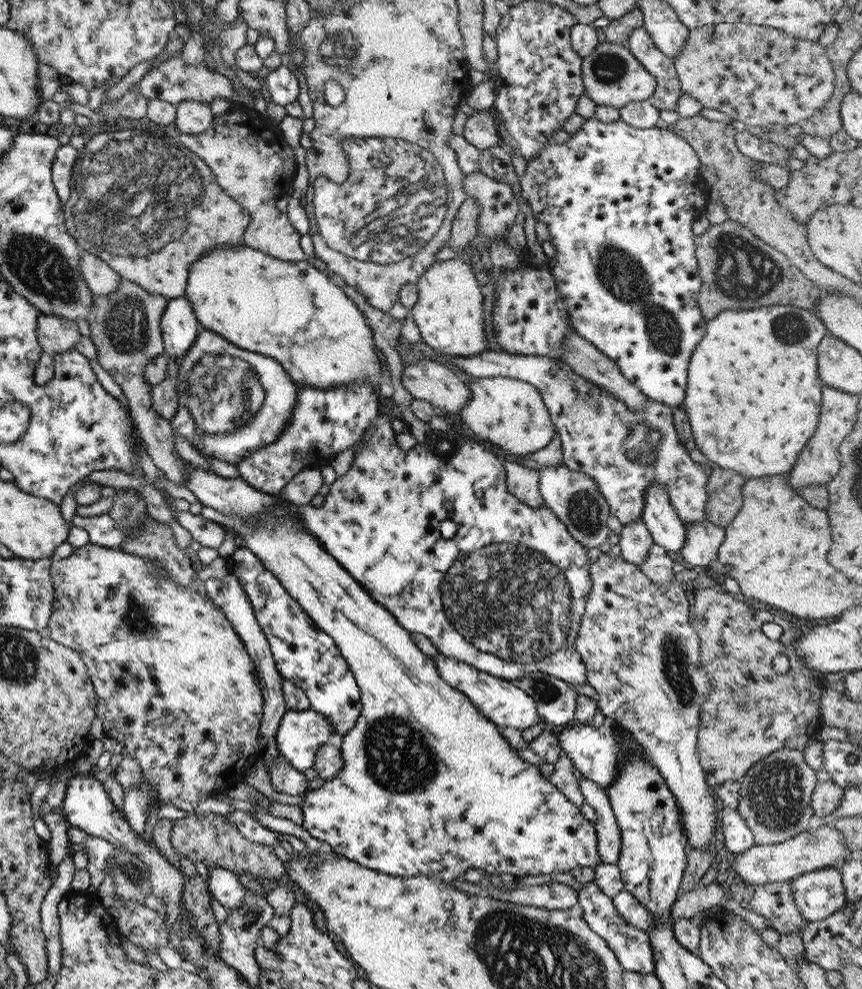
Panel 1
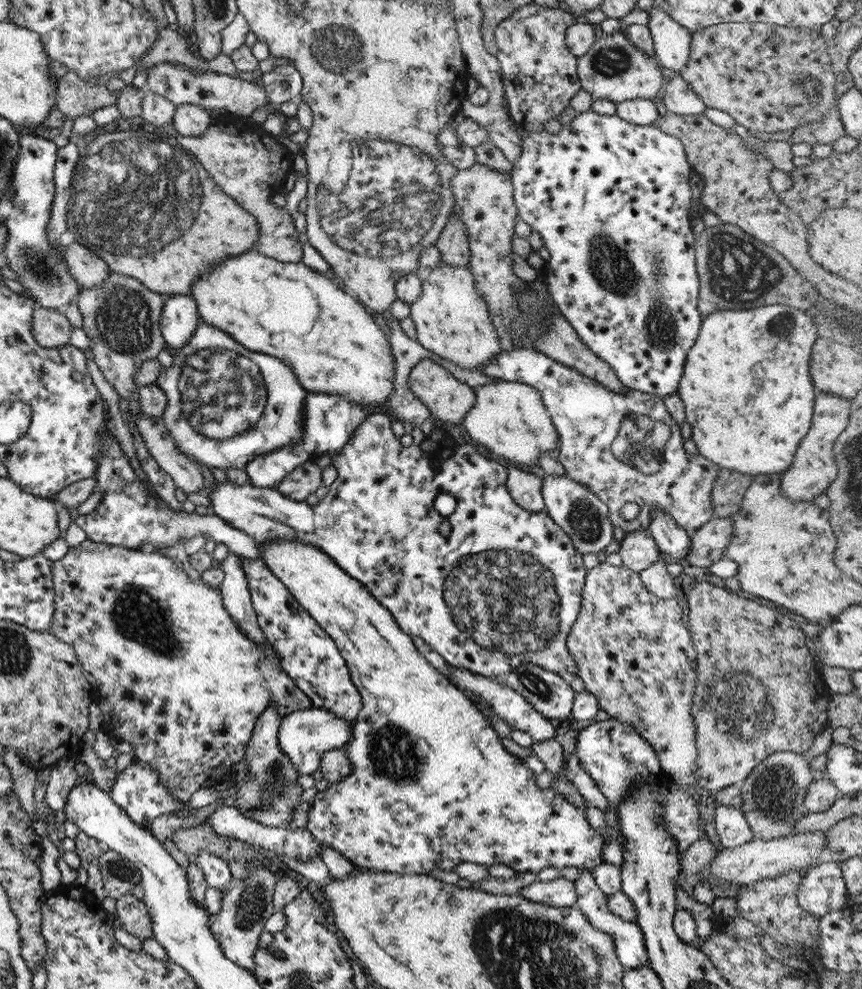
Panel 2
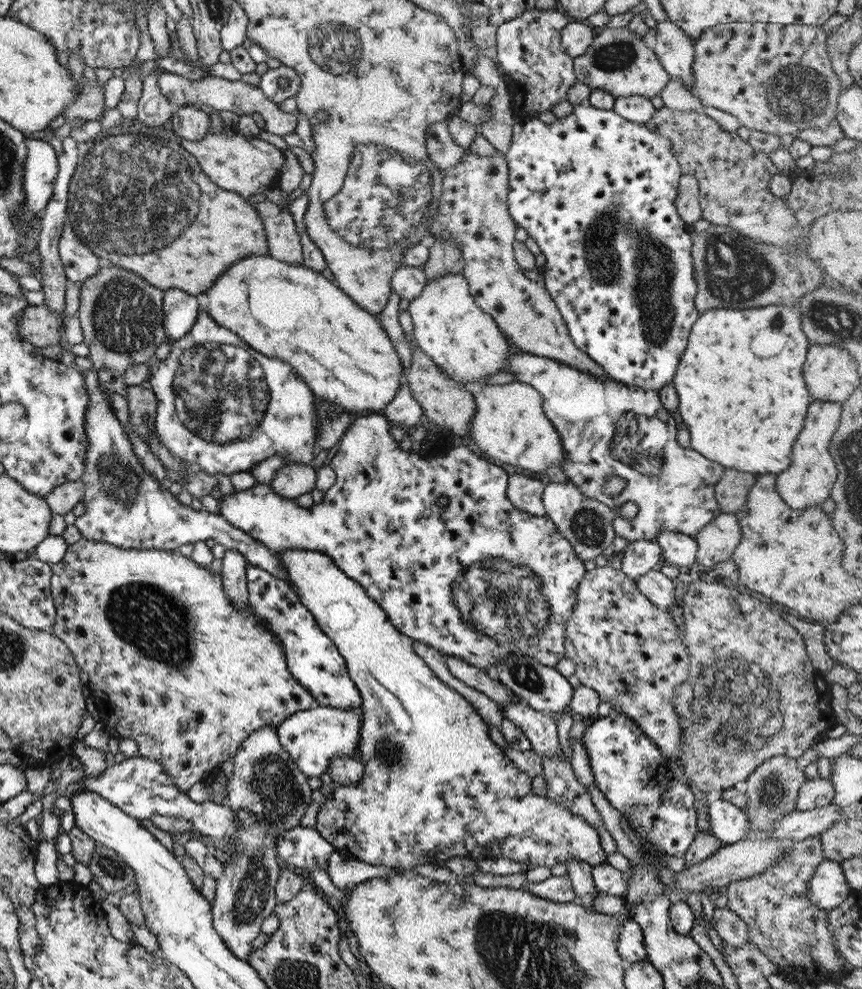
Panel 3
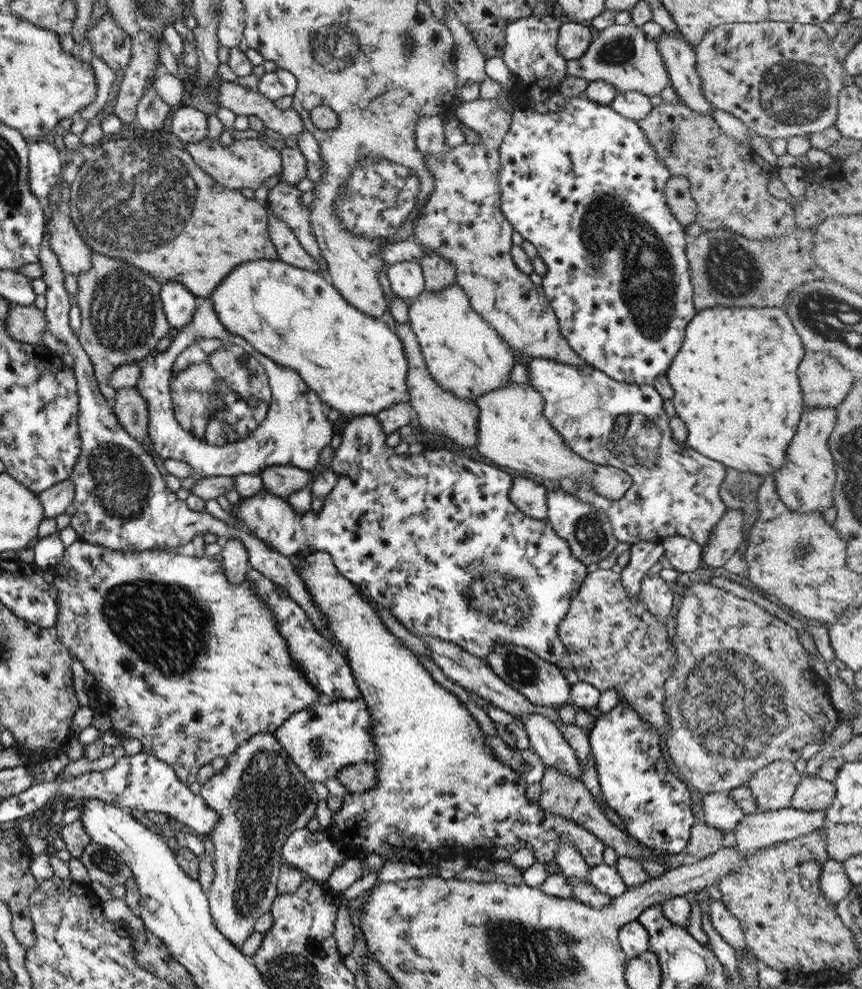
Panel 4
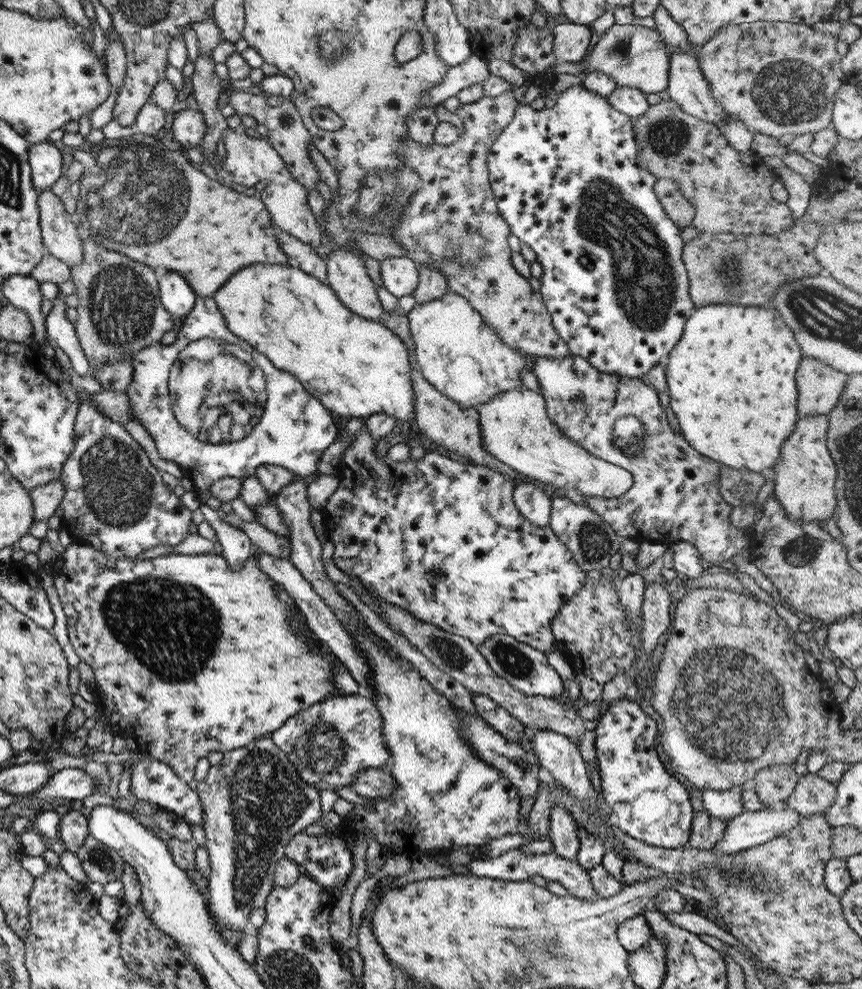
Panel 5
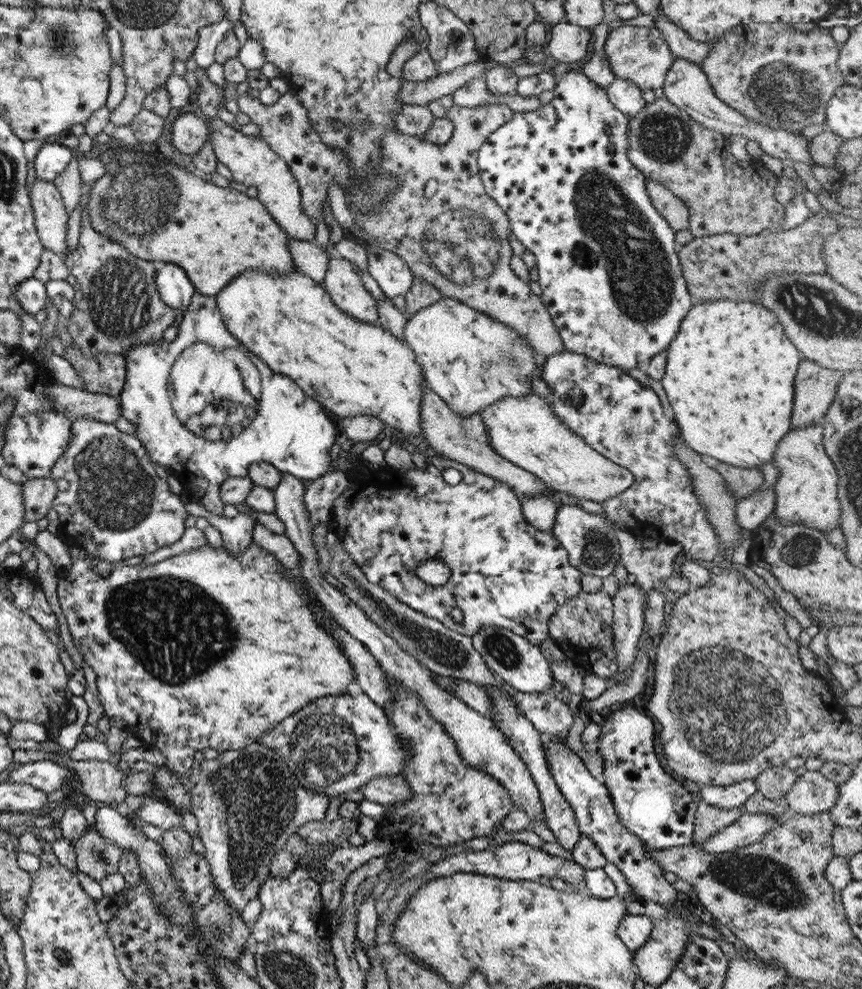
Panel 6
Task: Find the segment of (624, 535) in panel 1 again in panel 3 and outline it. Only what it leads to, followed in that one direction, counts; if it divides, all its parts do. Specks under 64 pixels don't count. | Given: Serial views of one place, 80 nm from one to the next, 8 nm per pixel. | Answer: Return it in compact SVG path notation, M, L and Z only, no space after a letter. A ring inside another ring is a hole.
M635 540L627 542L621 554L621 572L636 582L659 563L661 550L655 540Z

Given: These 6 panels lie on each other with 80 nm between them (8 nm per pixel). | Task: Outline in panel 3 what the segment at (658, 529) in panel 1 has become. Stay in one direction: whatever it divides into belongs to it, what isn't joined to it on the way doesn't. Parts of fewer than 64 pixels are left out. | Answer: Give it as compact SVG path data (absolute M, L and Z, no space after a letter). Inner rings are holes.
M661 529L655 541L663 553L666 564L684 568L696 562L697 544L691 537L677 531Z

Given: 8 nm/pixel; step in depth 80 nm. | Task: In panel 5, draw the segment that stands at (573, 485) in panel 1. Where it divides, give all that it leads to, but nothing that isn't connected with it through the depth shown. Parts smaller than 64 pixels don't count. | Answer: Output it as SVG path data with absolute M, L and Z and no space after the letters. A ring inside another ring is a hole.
M563 495L550 498L550 515L547 526L561 541L561 544L571 552L574 564L586 573L607 567L609 559L621 545L621 538L615 535L613 529L601 516L583 505L573 503Z

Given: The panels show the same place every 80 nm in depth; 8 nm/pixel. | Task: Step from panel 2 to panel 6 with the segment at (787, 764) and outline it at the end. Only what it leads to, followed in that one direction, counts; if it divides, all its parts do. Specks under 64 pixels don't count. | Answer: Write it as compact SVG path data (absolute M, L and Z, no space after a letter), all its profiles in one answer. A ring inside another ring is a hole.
M784 765L766 768L753 779L756 792L772 802L780 803L796 781L795 773Z

